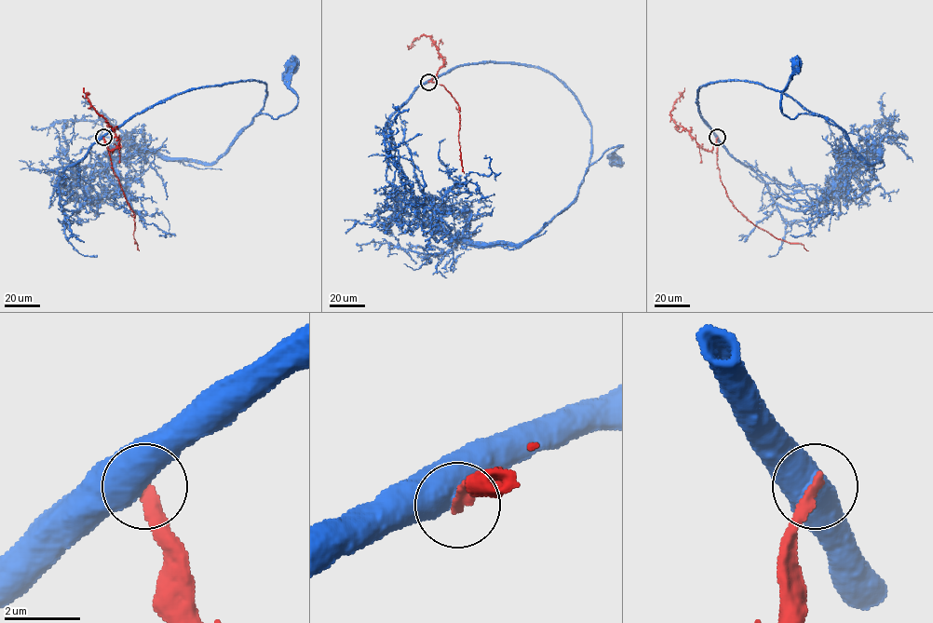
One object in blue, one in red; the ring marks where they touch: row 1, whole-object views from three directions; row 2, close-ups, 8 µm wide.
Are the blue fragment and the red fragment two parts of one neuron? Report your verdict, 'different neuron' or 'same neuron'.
different neuron

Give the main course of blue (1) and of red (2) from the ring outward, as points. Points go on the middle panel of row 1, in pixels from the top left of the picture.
1: (427, 82), (467, 64), (542, 68), (590, 126), (584, 179), (622, 145), (617, 160)
2: (428, 82), (442, 85), (458, 103), (458, 141), (464, 173)

